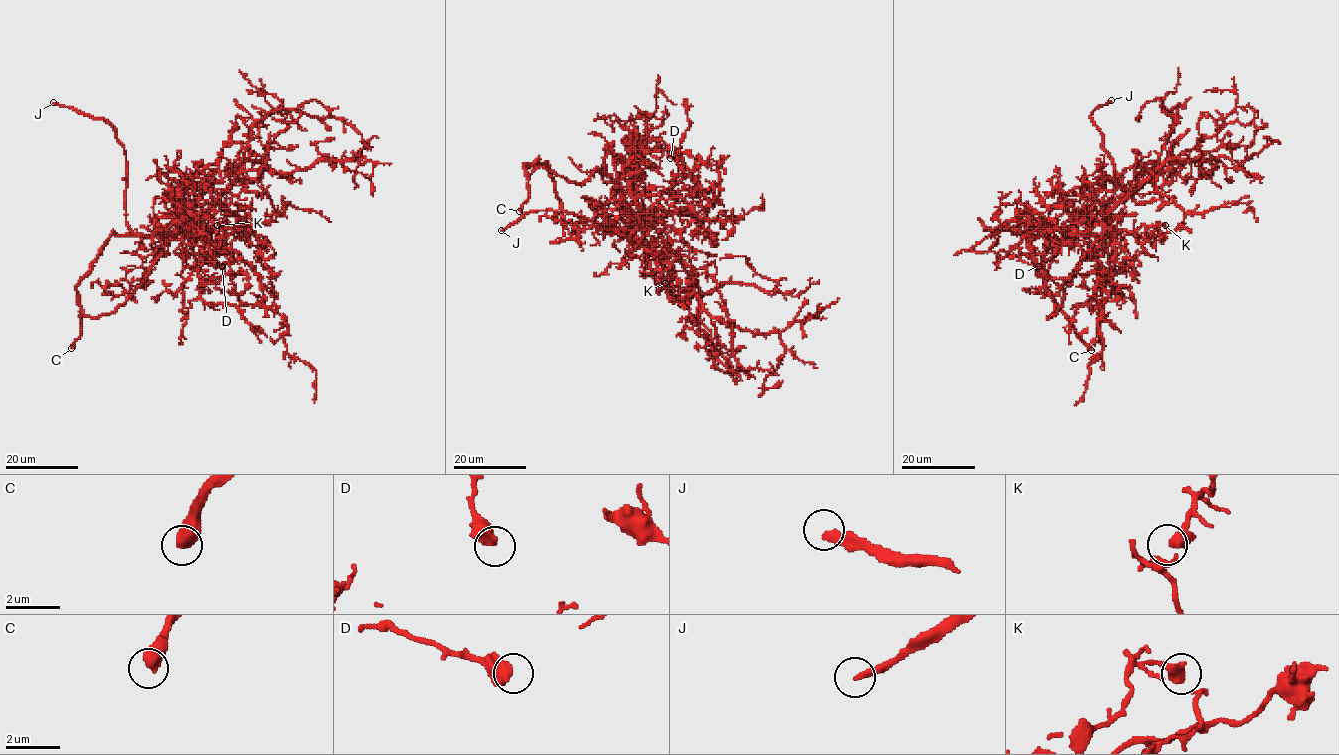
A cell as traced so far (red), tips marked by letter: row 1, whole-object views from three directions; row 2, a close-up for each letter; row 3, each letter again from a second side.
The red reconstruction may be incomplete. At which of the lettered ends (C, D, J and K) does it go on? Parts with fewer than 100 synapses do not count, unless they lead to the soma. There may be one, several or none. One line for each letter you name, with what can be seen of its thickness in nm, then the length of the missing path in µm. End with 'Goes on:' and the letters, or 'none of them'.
C: Thickness 600 nm. Missing length about 130 µm
Goes on: C

